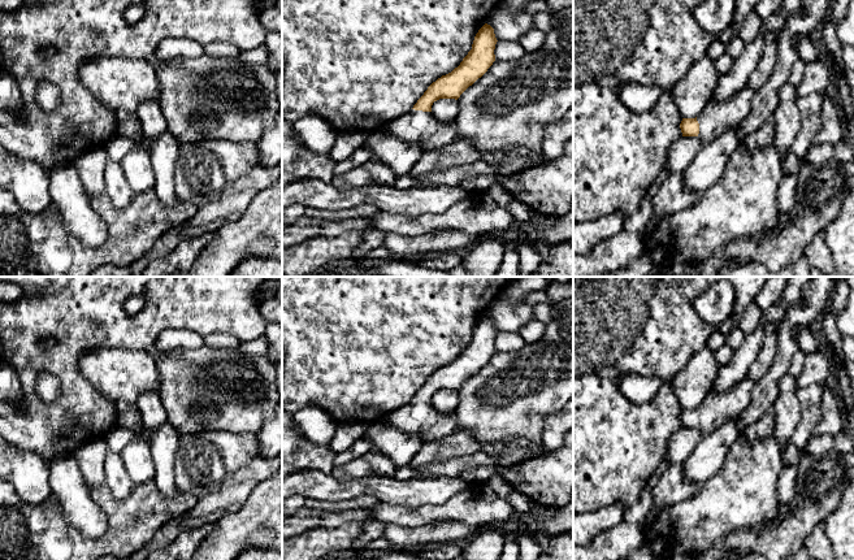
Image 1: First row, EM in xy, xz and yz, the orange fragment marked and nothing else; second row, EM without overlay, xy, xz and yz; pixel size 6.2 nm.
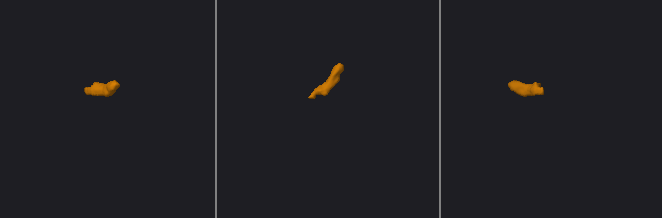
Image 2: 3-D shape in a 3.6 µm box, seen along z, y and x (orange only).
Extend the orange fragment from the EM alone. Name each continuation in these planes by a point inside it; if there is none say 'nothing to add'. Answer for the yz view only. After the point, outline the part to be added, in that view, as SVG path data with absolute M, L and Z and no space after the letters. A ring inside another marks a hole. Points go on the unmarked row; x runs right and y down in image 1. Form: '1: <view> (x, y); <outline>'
1: yz (716, 409); M749 377L729 391L711 394L697 408L698 429L708 434L729 420L737 418L749 405L755 382Z

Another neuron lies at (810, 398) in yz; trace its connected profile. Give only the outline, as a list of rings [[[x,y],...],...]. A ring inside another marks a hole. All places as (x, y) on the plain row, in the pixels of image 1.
[[[811,385],[798,390],[801,401],[801,422],[796,429],[790,443],[802,448],[811,438],[812,430],[822,417],[822,394],[824,385]]]

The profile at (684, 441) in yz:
[[[681,427],[672,434],[668,452],[664,457],[671,465],[685,461],[702,439],[703,433],[698,427]]]

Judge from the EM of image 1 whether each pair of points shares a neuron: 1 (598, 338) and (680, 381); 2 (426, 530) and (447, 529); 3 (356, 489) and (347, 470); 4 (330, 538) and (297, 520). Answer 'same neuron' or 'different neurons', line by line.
1: different neurons
2: same neuron
3: different neurons
4: different neurons

